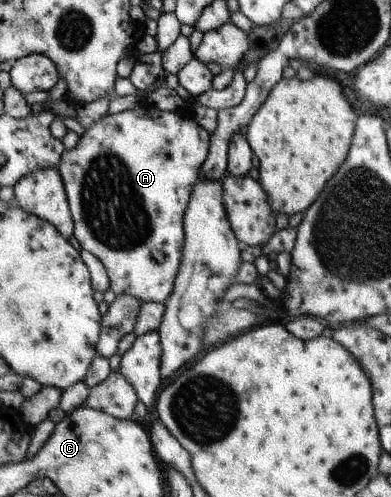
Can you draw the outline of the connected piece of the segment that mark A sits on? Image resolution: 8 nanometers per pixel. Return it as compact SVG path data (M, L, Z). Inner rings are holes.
M151 106L149 109L137 107L133 111L125 110L114 115L105 114L101 119L98 119L84 130L83 135L78 137L78 141L73 149L62 151L57 165L57 173L59 173L59 179L63 181L66 200L73 222L73 237L79 243L80 249L92 253L103 264L108 275L108 280L110 281L109 289L113 291L115 296L132 295L133 298L141 299L143 302L155 301L164 303L171 293L175 274L181 261L181 250L184 240L184 231L182 228L184 209L190 198L191 187L195 185L195 179L198 177L201 163L205 161L205 155L207 155L209 132L199 127L193 119L181 117L176 112L161 111L159 108L155 109L155 106Z

